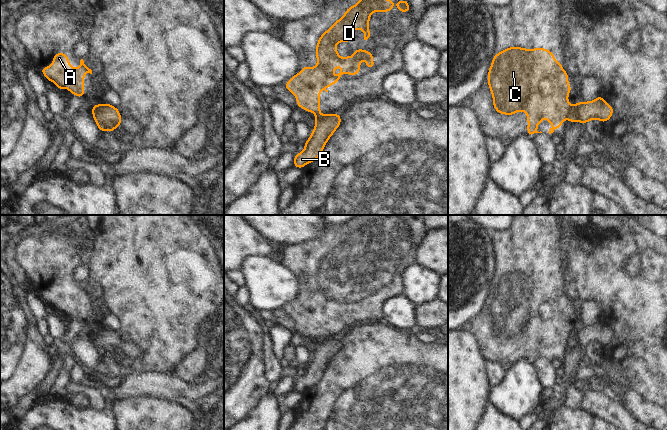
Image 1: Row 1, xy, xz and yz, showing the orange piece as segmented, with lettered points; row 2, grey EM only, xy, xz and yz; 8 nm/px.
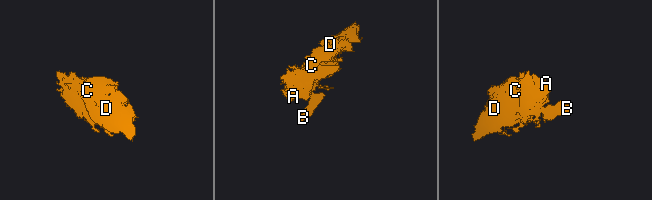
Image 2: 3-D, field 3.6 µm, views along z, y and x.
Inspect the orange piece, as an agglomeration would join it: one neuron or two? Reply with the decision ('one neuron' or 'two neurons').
two neurons

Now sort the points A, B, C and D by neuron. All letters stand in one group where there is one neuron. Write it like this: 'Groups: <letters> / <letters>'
Groups: A C D / B.

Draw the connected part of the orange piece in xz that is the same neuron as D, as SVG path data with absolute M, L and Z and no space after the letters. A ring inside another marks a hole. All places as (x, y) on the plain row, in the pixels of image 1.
M377 220L361 221L359 226L349 231L345 238L335 246L331 252L324 256L316 270L317 290L311 292L304 290L299 298L295 298L284 309L294 320L297 321L297 331L302 331L306 336L314 336L315 342L322 341L320 337L320 313L326 316L327 310L338 308L340 302L347 295L349 300L360 296L360 285L366 283L368 293L374 292L373 279L370 275L357 273L351 281L339 282L336 274L337 266L351 266L352 255L359 252L364 255L364 264L370 261L368 247L371 236L390 236L394 225ZM342 289L342 295L337 301L332 300L333 294Z

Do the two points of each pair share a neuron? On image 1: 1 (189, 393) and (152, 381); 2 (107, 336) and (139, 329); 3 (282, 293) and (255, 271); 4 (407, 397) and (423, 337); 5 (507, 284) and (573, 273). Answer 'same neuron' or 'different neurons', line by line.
1: same neuron
2: different neurons
3: same neuron
4: different neurons
5: different neurons

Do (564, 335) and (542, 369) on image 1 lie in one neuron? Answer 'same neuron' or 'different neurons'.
different neurons

